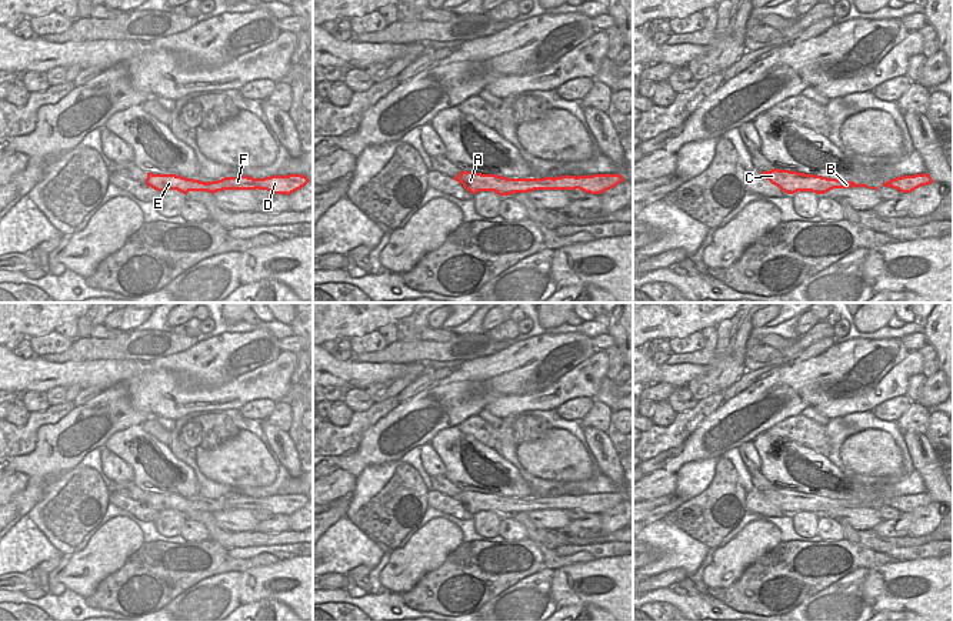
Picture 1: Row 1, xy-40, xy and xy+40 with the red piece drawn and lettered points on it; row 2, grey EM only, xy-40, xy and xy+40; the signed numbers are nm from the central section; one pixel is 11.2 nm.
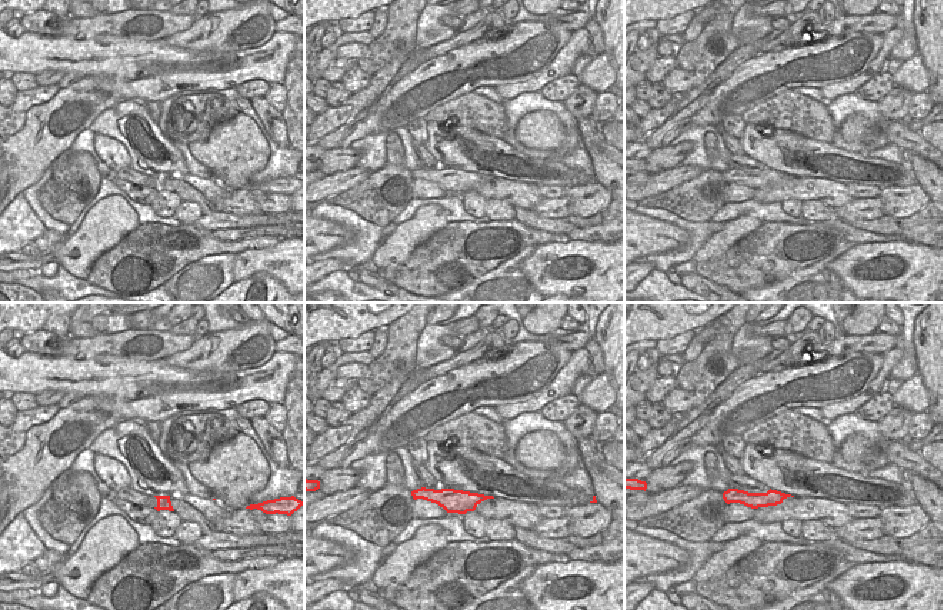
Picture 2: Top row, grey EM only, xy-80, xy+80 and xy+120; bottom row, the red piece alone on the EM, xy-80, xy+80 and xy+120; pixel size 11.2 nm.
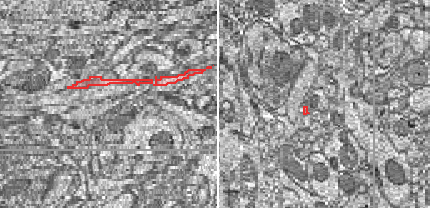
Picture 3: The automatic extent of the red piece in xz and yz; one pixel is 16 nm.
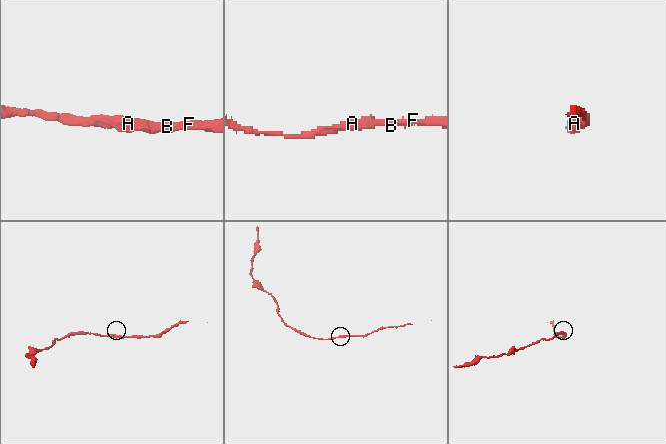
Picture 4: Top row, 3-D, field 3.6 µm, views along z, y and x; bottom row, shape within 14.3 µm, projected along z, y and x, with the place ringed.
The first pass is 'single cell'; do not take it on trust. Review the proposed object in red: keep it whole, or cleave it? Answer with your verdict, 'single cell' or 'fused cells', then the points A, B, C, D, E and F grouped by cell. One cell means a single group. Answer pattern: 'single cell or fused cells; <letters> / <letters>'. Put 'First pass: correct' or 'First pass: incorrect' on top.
First pass: correct
single cell; A B C D E F

